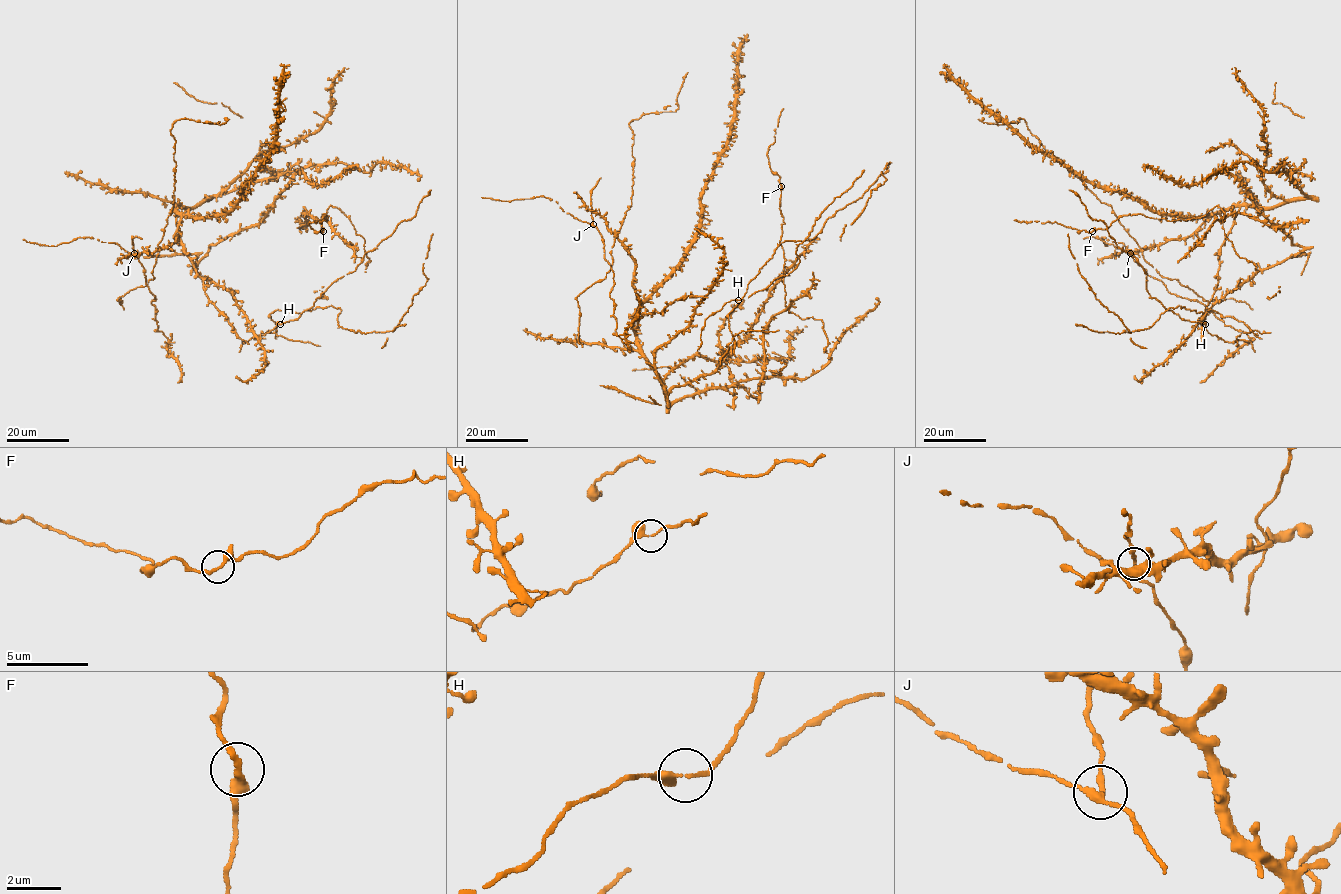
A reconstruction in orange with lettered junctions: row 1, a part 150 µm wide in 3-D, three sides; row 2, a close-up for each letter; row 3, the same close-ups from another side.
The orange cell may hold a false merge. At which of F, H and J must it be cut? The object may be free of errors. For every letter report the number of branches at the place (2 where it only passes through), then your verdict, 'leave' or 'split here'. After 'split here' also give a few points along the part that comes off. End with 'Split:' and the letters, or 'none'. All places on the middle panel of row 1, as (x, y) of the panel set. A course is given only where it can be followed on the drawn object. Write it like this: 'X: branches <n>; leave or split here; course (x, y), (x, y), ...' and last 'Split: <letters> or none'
F: branches 3; leave
H: branches 3; leave
J: branches 3; leave
Split: none

